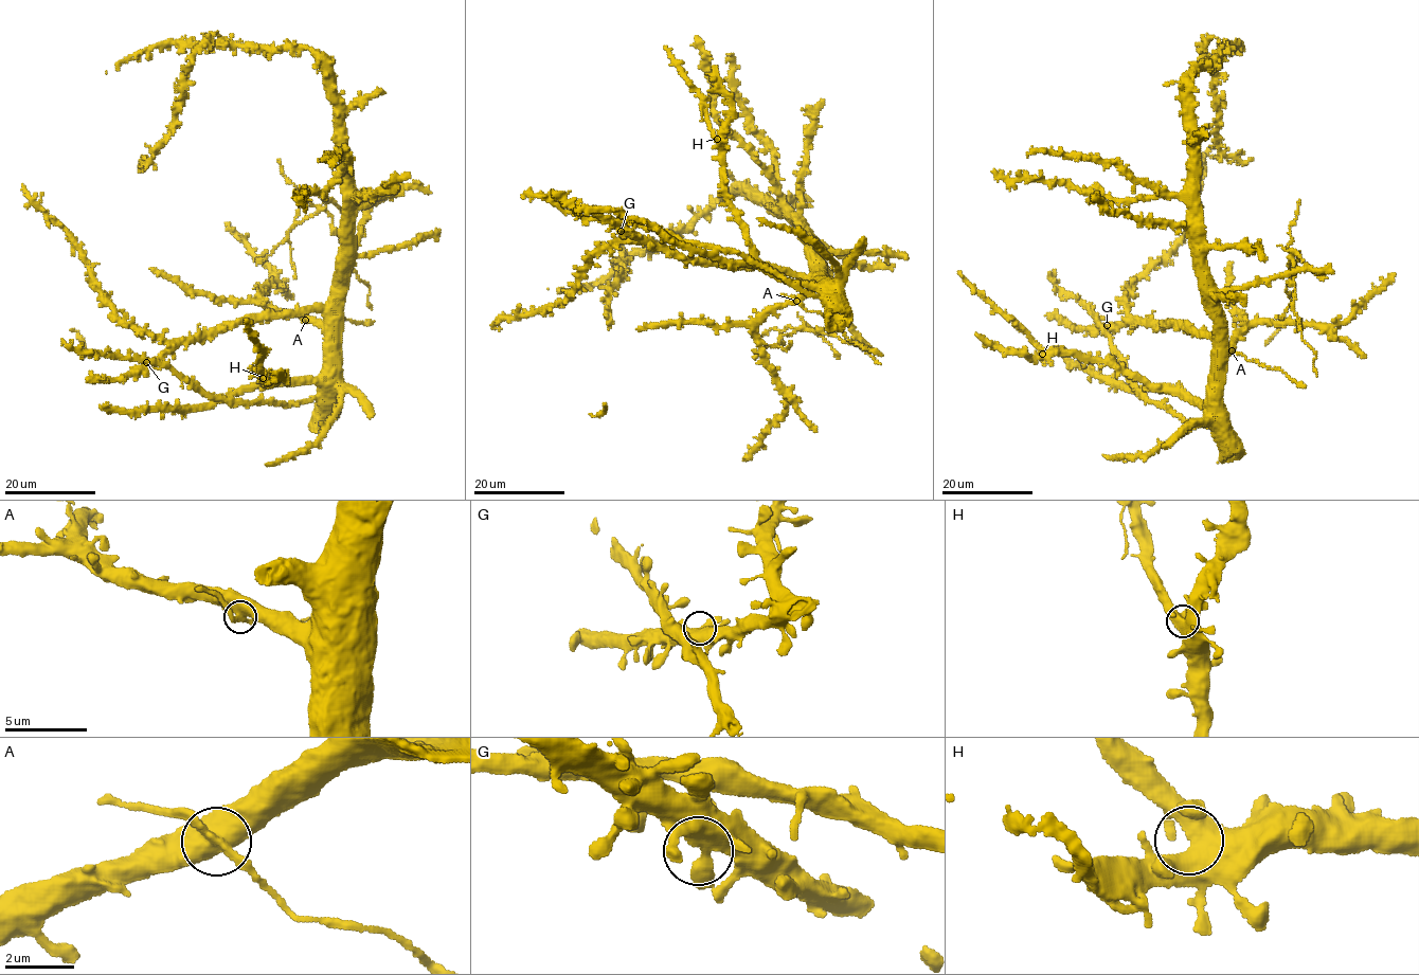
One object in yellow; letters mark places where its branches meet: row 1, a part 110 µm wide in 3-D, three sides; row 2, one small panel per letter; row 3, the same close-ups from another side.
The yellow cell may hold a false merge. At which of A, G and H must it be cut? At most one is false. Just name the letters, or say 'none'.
A

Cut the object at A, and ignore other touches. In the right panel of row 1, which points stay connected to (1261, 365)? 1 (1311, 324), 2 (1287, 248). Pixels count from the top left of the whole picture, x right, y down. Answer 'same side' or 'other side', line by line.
1: other side
2: same side

